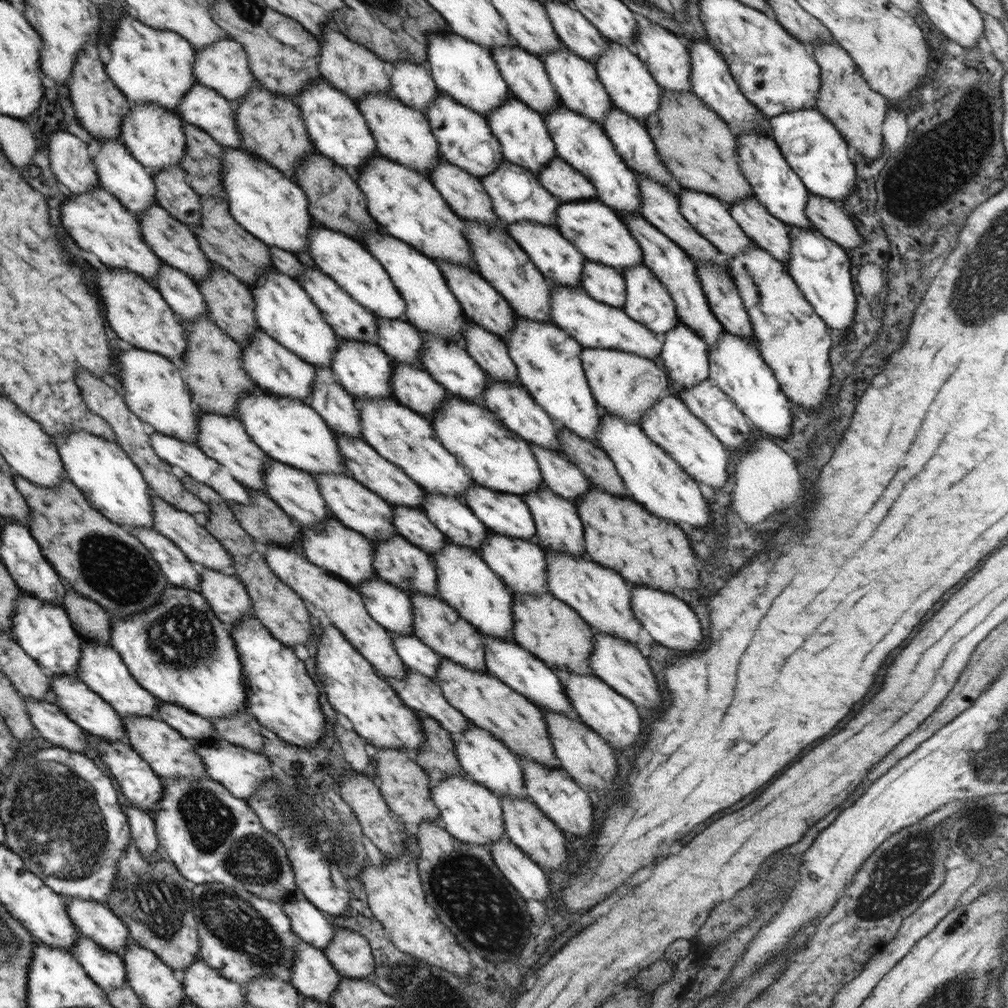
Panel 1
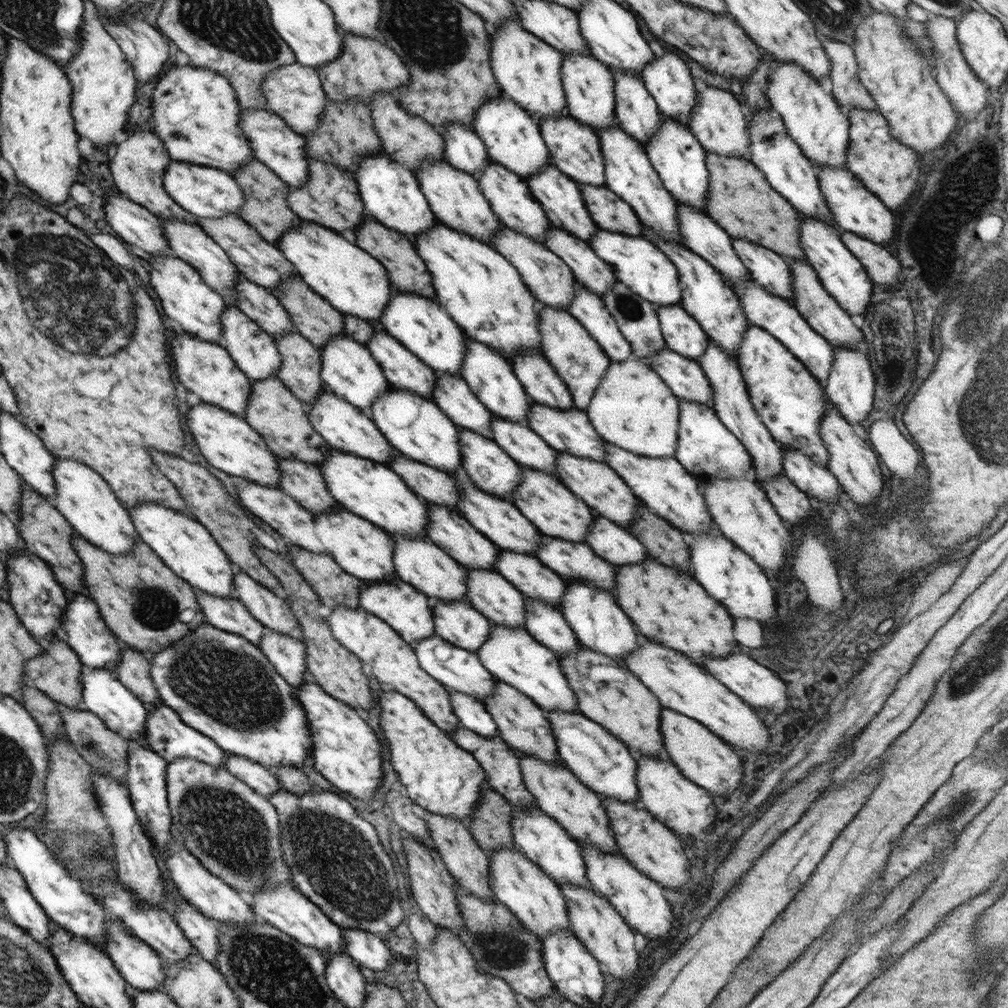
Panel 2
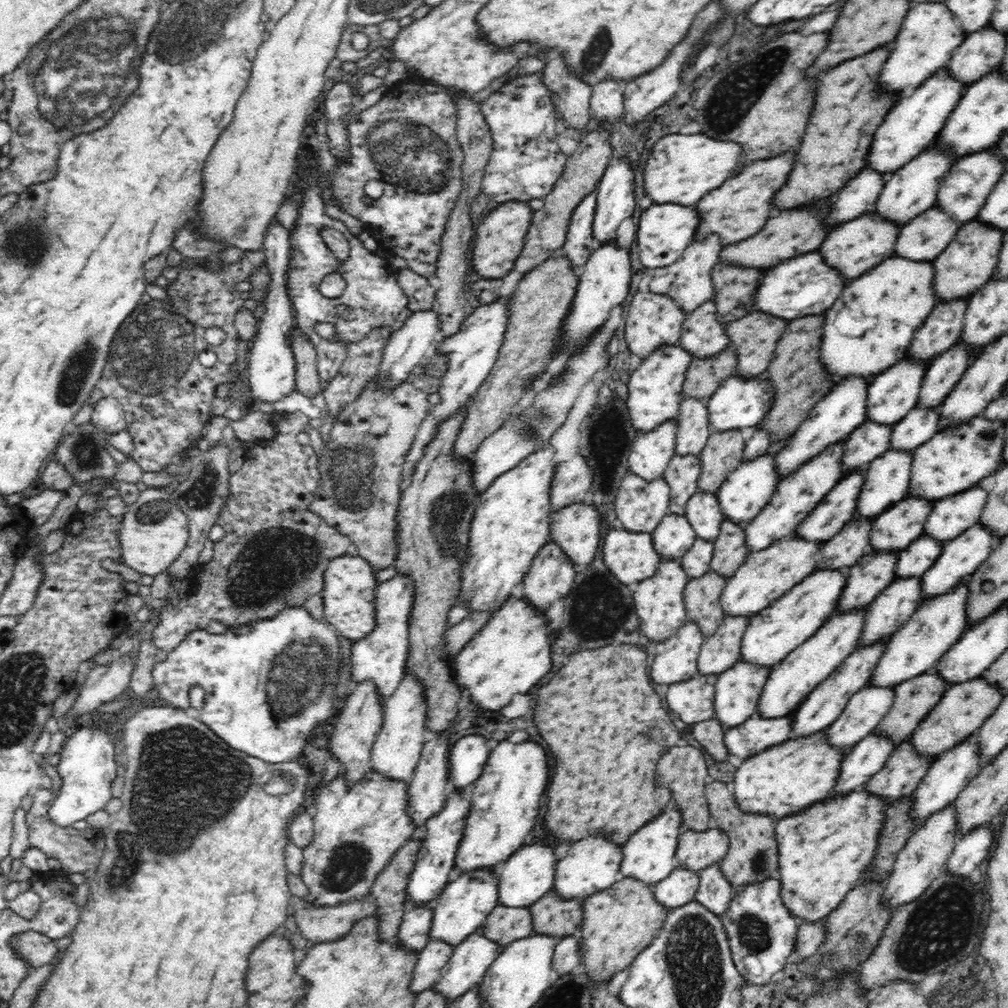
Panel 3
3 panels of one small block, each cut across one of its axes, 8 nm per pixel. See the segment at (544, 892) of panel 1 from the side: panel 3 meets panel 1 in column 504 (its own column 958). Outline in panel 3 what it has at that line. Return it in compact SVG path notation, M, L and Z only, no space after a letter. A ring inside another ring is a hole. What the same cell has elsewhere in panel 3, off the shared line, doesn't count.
M990 822L978 826L978 829L960 836L944 870L954 876L968 876L976 870L988 856L994 844L994 834Z

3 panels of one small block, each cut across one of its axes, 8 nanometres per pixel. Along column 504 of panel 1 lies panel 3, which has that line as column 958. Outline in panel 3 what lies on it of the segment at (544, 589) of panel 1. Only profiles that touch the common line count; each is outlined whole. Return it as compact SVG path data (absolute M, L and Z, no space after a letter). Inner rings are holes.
M979 522L974 523L968 530L965 530L952 540L945 541L940 556L933 562L933 565L925 570L921 576L921 600L946 594L954 586L958 586L962 580L966 580L969 575L976 572L976 569L988 560L990 554L998 544L999 539L994 536L987 528L984 528Z

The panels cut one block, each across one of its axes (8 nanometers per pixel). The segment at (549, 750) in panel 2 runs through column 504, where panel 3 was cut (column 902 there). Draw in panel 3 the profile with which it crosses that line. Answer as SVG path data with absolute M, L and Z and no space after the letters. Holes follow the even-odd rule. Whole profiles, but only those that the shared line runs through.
M927 671L924 674L914 676L895 688L894 702L892 708L884 715L880 724L873 730L879 736L891 738L891 742L897 747L900 742L910 738L914 730L927 714L940 702L943 694L946 692L948 685L941 678L937 671Z

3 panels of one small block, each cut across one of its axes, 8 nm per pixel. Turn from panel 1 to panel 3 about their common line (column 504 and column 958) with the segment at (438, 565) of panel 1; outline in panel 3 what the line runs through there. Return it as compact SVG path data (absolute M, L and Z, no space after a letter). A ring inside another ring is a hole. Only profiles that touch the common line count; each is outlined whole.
M962 580L946 594L938 594L922 601L914 614L888 638L885 653L879 658L869 678L869 686L898 686L914 676L933 671L937 662L958 642L971 627L966 618L966 599L969 596L967 581Z

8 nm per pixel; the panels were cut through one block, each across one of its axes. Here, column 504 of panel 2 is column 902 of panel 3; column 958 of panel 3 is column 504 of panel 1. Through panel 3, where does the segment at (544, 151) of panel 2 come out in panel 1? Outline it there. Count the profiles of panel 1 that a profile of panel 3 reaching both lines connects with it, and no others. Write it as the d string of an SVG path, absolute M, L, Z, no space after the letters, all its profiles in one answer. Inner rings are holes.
M430 33L427 36L425 65L440 92L482 116L512 97L490 50L456 33Z

